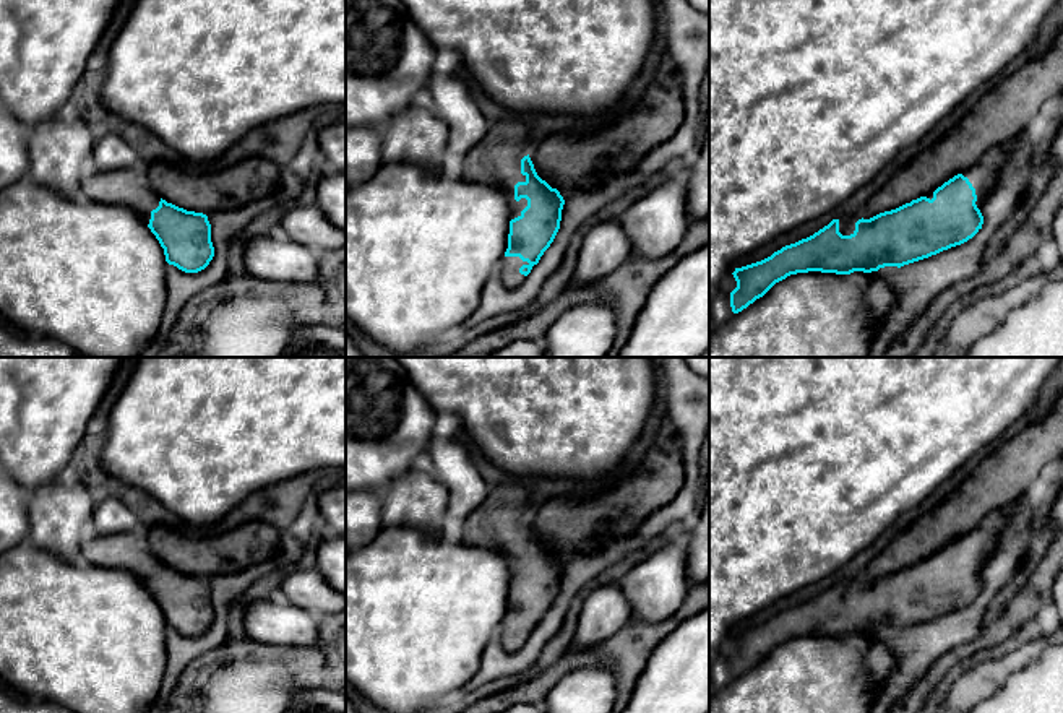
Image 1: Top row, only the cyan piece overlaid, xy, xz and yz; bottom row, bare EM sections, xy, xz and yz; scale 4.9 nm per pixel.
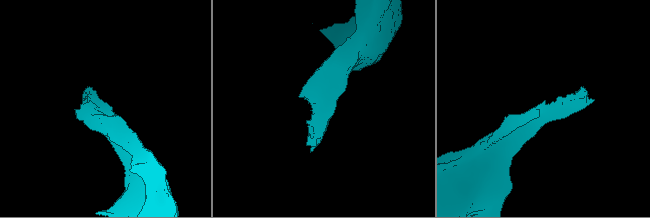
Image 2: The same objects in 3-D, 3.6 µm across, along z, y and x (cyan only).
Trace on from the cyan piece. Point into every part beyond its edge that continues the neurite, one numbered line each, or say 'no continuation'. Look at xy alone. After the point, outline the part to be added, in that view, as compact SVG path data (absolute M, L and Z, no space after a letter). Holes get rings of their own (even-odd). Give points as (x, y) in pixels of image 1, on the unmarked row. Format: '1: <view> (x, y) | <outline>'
1: xy (122, 551) | M140 531L93 534L83 541L80 564L127 570L149 588L151 575L159 570L161 560L143 542Z

